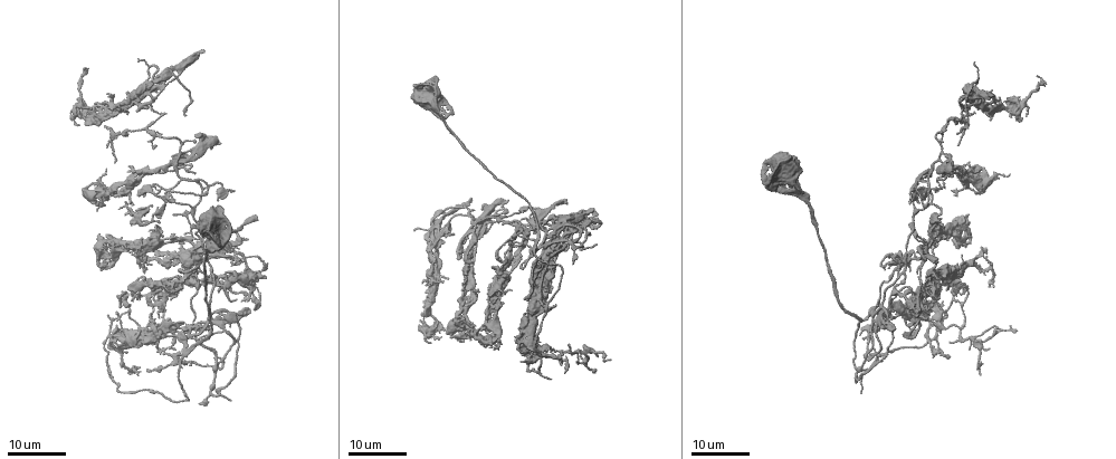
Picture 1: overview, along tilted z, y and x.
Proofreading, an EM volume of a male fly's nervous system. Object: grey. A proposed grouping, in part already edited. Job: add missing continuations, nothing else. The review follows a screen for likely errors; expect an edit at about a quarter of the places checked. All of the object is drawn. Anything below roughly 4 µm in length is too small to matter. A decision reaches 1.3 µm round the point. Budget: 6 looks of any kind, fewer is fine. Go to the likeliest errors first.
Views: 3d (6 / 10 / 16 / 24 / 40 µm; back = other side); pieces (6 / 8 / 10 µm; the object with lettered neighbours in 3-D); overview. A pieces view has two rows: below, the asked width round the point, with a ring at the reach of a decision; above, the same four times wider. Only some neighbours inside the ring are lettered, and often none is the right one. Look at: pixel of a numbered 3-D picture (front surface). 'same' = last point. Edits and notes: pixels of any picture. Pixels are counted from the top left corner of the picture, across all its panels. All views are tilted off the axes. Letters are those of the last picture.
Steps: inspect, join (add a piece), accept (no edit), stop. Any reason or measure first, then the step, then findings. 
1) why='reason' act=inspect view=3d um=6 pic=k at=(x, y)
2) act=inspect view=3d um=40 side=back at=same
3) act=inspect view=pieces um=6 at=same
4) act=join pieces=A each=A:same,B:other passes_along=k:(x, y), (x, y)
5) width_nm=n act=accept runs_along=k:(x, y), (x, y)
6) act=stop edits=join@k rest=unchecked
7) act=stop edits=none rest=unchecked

why='free end' act=inspect view=3d um=16 pic=1 at=(267, 277)

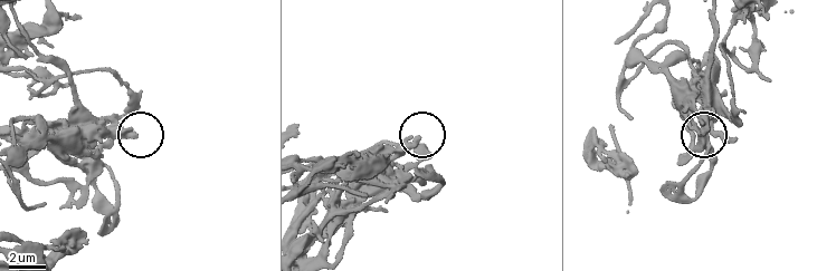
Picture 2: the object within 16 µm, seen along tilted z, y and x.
why='see the neighbours' act=inspect view=pieces um=8 pic=2 at=(134, 137)

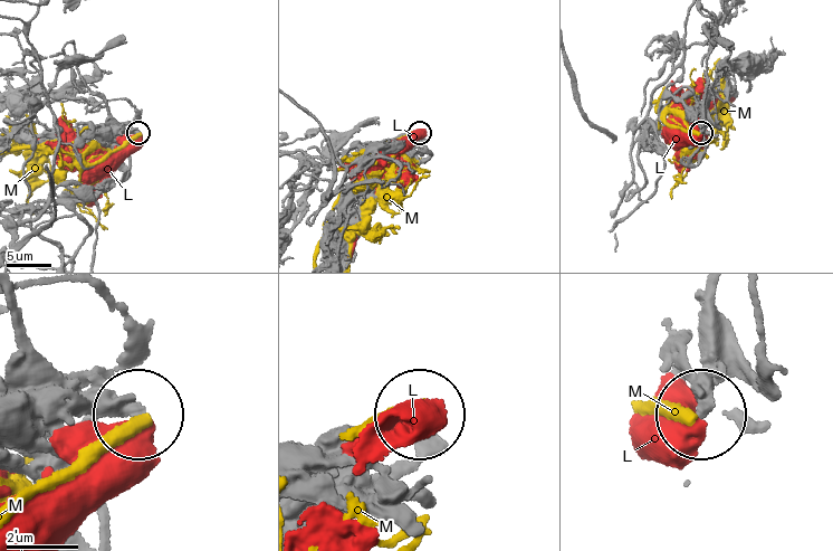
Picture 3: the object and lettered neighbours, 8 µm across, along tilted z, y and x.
act=accept each=L:other,M:other found='no lettered piece goes on from it'

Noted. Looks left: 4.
why='an open end' act=inspect view=3d um=16 pic=1 at=(566, 199)

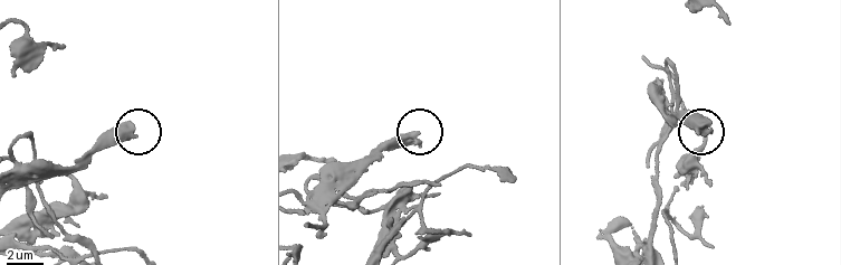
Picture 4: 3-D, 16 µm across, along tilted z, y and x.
act=inspect view=pieces um=10 pic=4 at=(132, 125)

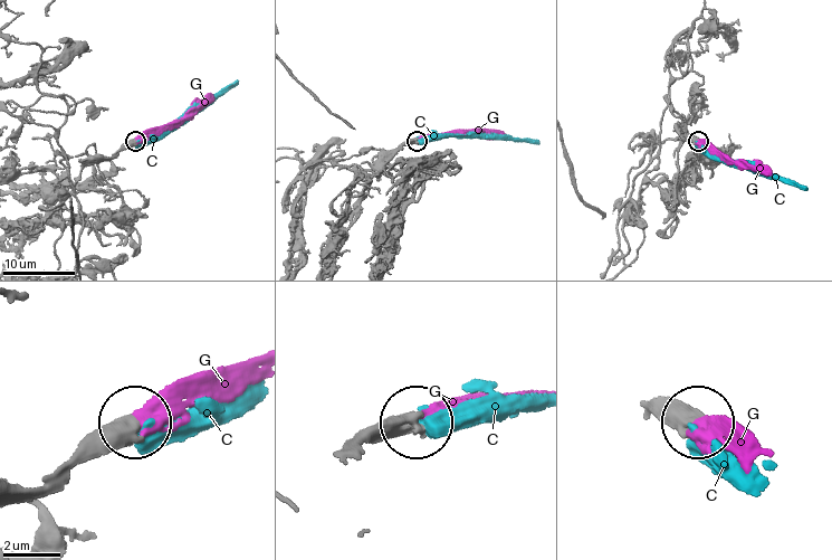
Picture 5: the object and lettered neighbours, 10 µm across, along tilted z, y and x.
width_nm=480 act=join pieces=G each=C:other,G:same passes_along=5:(70, 472), (125, 437), (136, 419), (256, 381) found='it goes on there'

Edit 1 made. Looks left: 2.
why='tapers out' act=inspect view=3d um=16 pic=1 at=(595, 243)

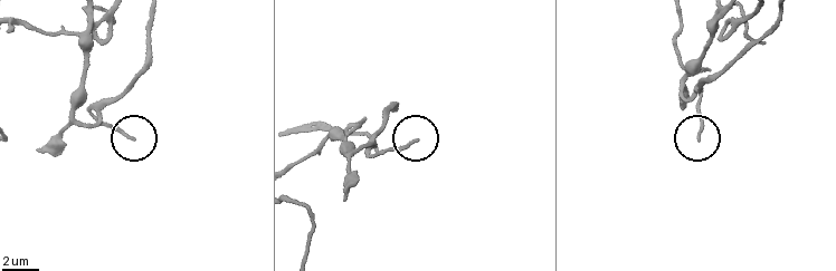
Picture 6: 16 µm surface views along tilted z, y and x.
act=inspect view=pieces um=10 pic=6 at=(698, 135)

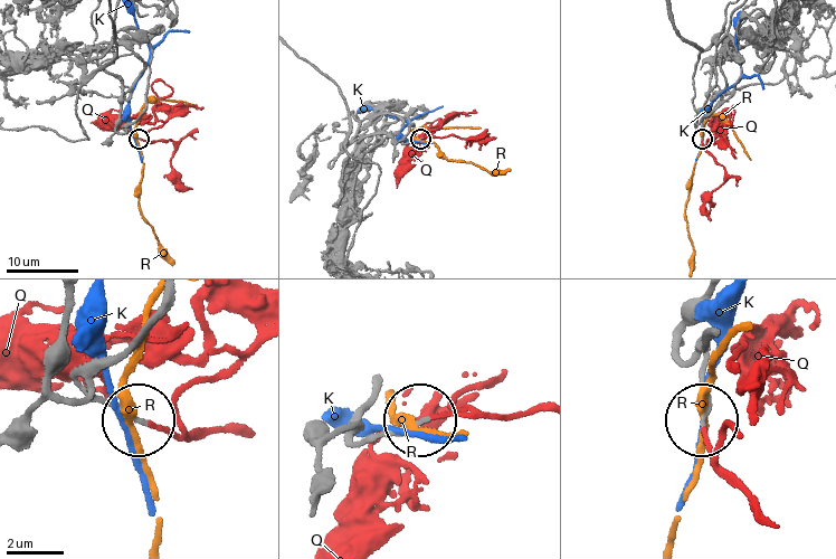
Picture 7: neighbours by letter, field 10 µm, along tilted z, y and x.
width_nm=140 act=join pieces=Q each=K:other,Q:same,R:other passes_along=7:(344, 432), (379, 434), (433, 413), (542, 409) found='it goes on there'

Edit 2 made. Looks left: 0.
act=stop edits=join@5,join@7 rest=unchecked

